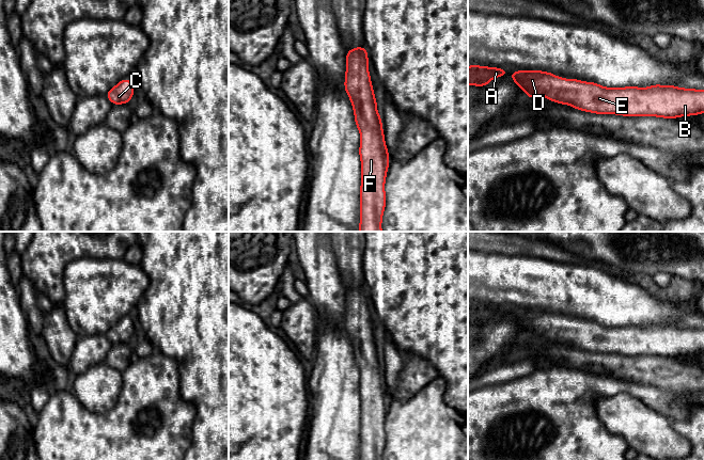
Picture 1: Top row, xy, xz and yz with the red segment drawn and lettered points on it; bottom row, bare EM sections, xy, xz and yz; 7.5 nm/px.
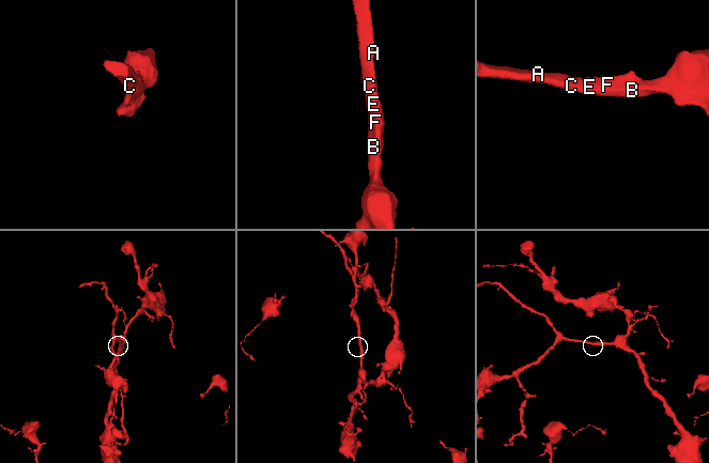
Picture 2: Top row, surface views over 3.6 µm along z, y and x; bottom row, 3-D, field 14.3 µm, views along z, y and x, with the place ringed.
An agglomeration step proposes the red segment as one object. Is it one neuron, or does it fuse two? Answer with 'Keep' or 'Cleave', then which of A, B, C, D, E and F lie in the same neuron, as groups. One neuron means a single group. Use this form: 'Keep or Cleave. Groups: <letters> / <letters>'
Keep. Groups: A B C D E F

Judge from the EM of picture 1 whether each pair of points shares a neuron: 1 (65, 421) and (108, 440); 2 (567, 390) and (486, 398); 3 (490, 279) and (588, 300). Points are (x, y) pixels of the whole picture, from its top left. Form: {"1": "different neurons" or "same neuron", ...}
{"1": "same neuron", "2": "same neuron", "3": "same neuron"}

